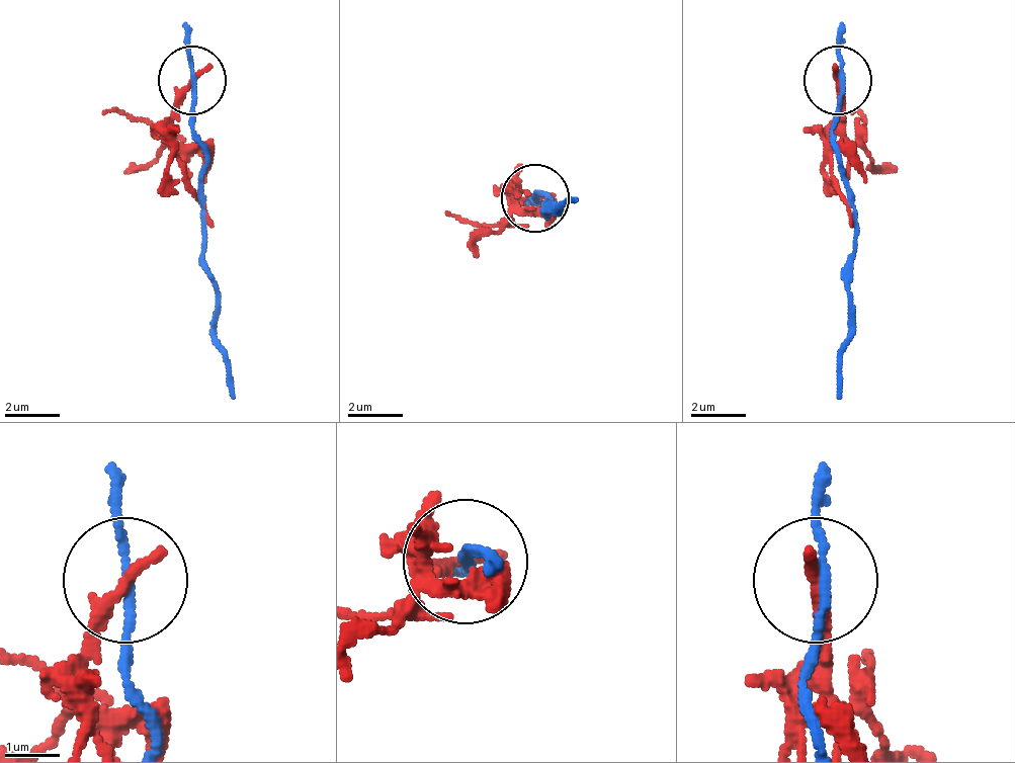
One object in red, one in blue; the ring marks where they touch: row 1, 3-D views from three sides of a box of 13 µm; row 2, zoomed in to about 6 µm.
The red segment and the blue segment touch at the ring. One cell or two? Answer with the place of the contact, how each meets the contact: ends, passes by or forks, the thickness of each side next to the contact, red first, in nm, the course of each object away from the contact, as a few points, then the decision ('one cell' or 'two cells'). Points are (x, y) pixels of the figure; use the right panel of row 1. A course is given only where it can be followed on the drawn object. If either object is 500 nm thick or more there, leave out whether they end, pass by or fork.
place (838, 80); red ends; blue passes by; calibres 280 and 140 nm; course red (836, 82), (843, 109), (829, 164), (850, 226); course blue (836, 75), (836, 171), (856, 212), (850, 342), (836, 397); two cells

